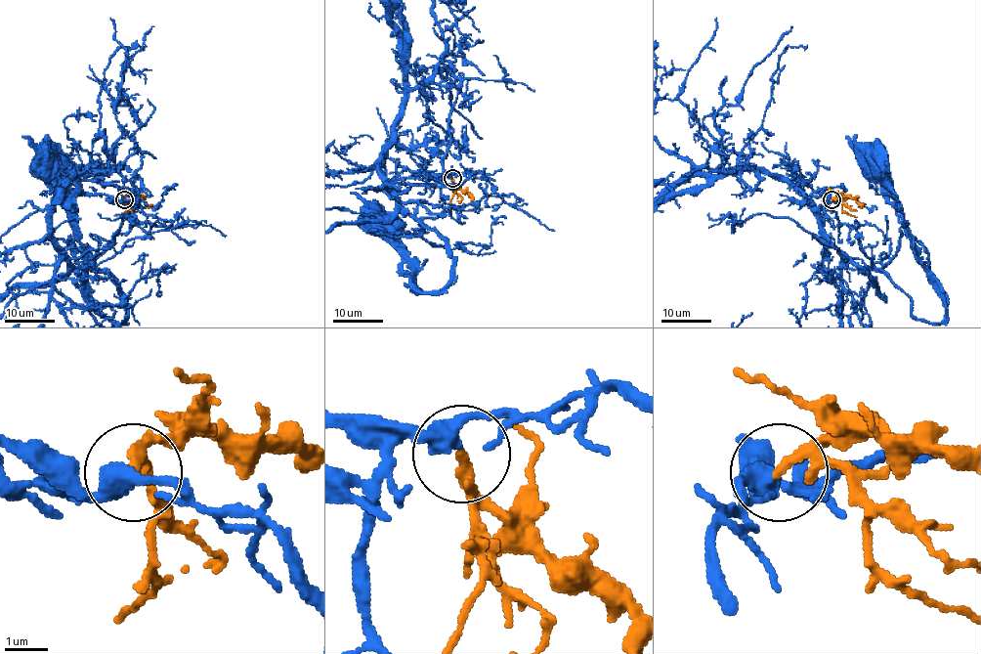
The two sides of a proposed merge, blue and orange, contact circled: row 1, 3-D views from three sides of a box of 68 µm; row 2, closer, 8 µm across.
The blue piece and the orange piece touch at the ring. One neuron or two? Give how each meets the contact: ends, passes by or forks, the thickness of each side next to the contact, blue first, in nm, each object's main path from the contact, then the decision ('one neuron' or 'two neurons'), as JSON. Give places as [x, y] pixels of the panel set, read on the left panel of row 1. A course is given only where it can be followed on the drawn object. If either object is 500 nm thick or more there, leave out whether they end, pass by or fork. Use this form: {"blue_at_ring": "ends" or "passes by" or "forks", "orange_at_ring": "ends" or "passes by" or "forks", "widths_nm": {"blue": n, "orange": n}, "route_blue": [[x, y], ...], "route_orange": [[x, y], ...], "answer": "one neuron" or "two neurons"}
{"blue_at_ring": "passes by", "orange_at_ring": "forks", "widths_nm": {"blue": 400, "orange": 140}, "route_blue": [[124, 199], [60, 196], [52, 217], [77, 268], [116, 285], [115, 323], [96, 305], [52, 162]], "route_orange": [[124, 199], [126, 196], [142, 196], [149, 205], [152, 204]], "answer": "one neuron"}

